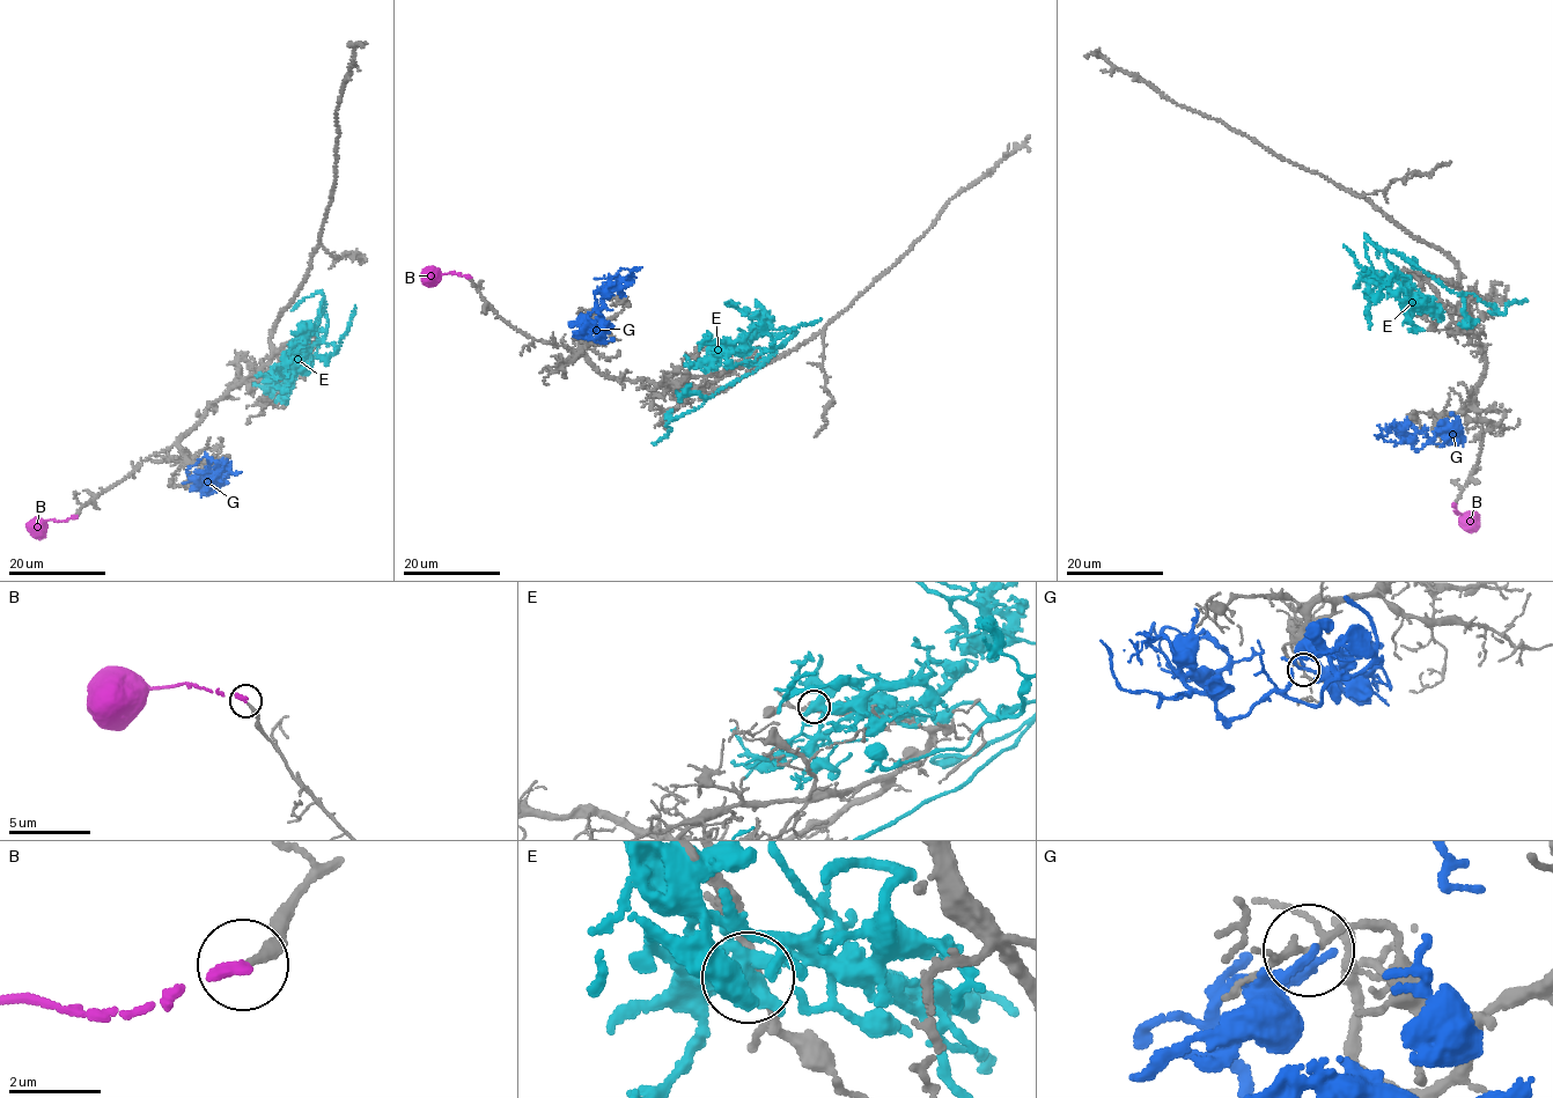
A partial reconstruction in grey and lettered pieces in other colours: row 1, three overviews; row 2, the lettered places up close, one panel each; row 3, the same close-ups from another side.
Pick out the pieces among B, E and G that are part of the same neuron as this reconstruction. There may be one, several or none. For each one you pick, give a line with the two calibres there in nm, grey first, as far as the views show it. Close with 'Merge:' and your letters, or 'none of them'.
B: 280 nm thick on the grey side, 260 nm on the other
Merge: B

